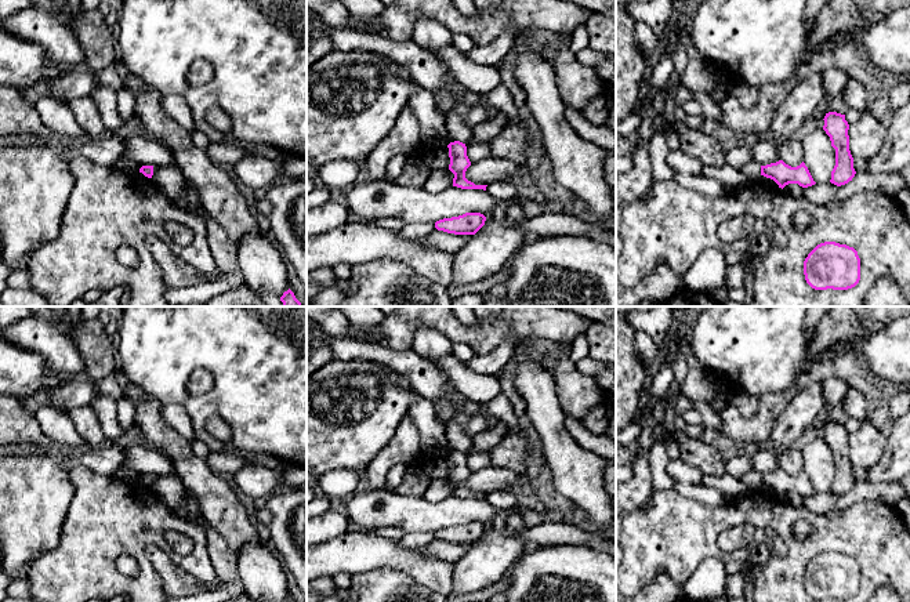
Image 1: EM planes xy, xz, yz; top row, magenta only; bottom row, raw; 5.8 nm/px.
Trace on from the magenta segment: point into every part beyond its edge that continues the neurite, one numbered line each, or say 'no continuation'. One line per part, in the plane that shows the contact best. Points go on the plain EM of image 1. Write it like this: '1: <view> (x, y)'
no continuation

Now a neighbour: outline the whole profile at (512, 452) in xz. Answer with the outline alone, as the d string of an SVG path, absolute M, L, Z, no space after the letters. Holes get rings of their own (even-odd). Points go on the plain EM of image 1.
M518 428L515 432L505 435L503 440L487 453L493 467L525 474L532 450L527 431Z

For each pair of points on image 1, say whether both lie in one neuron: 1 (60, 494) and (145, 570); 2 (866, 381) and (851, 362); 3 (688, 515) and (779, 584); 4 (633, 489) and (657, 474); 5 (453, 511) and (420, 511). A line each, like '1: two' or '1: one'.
1: two
2: one
3: one
4: two
5: one

